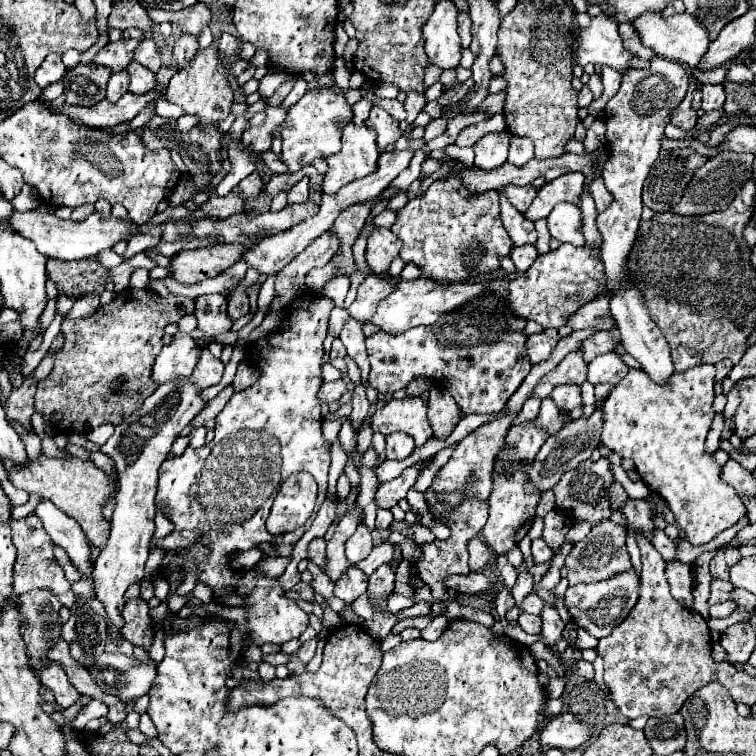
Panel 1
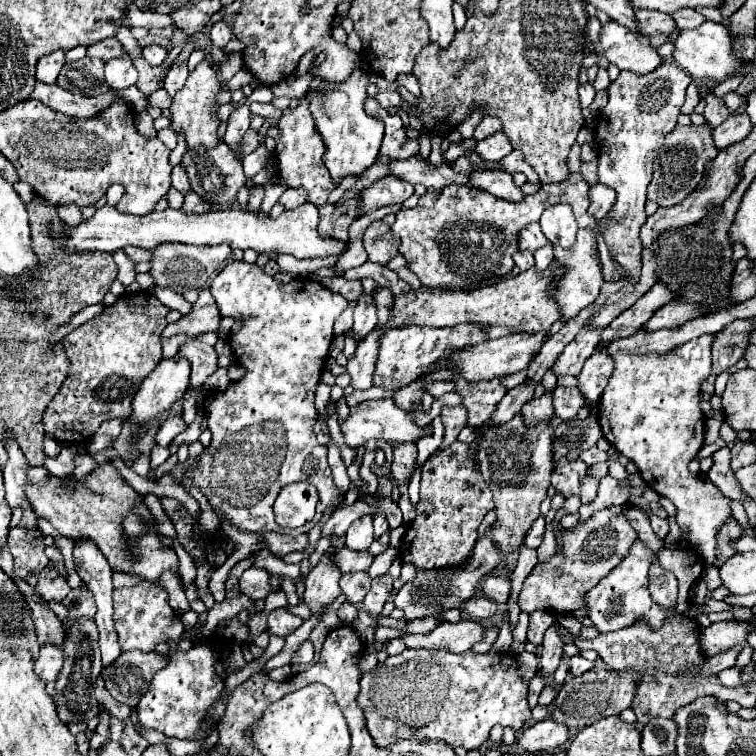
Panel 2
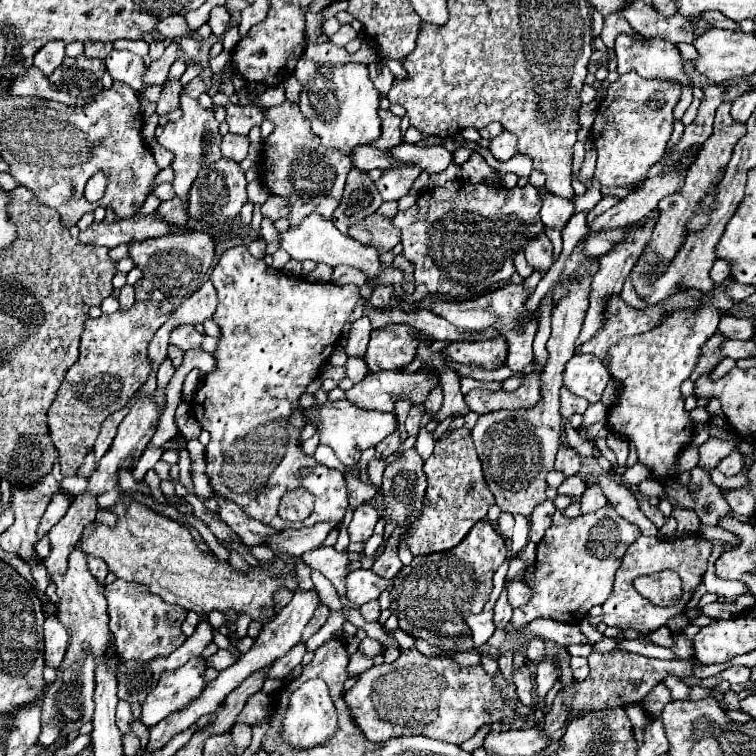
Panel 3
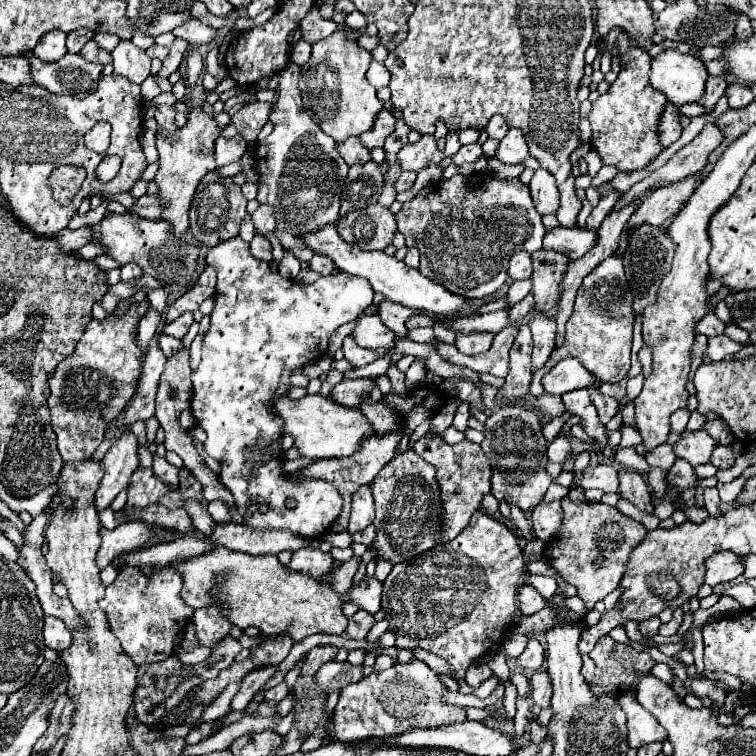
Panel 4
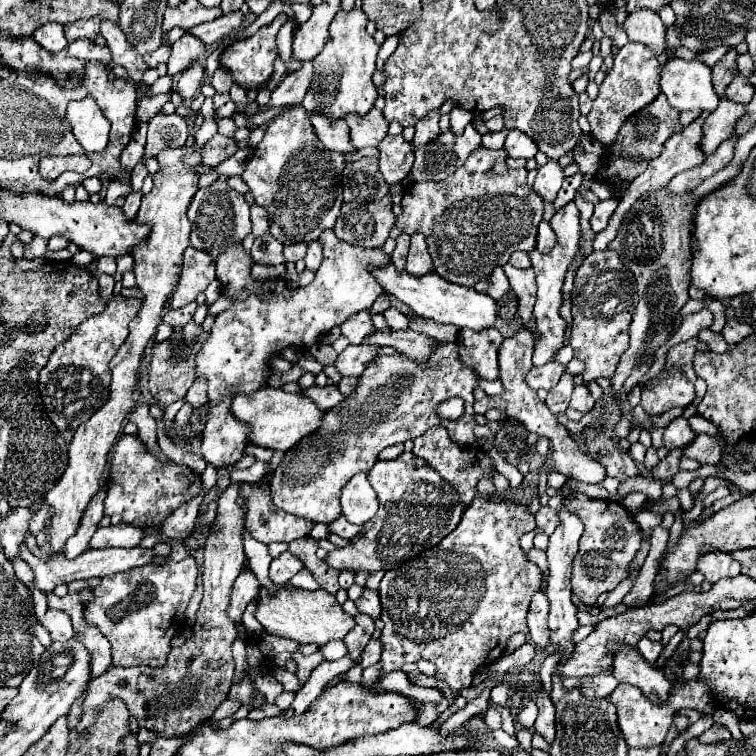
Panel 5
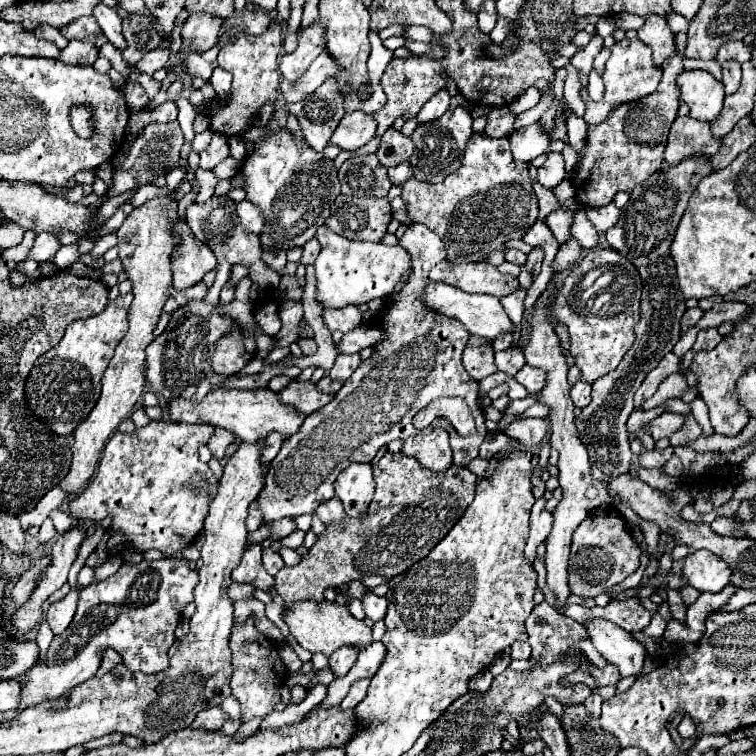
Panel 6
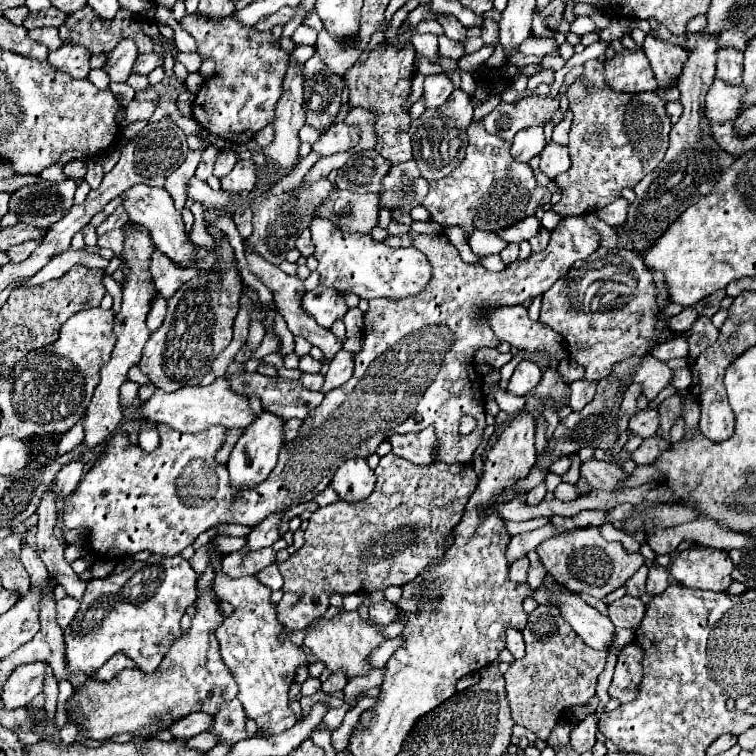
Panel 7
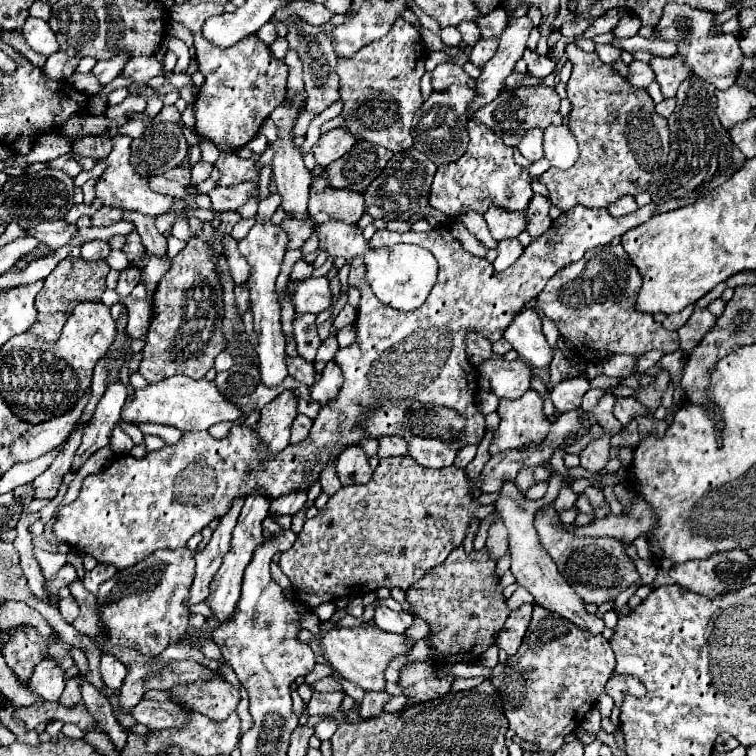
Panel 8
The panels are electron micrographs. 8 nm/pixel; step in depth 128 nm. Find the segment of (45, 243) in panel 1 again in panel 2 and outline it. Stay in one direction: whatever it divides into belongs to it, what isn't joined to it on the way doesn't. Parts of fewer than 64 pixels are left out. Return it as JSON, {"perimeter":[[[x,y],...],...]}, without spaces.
{"perimeter":[[[310,202],[294,210],[284,210],[278,218],[270,218],[258,212],[248,210],[216,210],[206,214],[186,214],[182,210],[166,208],[162,212],[150,212],[146,216],[130,216],[122,214],[112,206],[102,206],[96,210],[92,218],[82,218],[82,222],[74,228],[64,228],[66,242],[64,246],[70,252],[82,250],[100,250],[100,252],[114,252],[128,244],[152,250],[164,242],[182,242],[182,244],[206,244],[216,246],[228,242],[232,248],[240,250],[256,250],[256,252],[284,252],[296,258],[324,258],[324,256],[338,256],[344,250],[344,242],[334,238],[322,238],[318,234],[318,208]]]}

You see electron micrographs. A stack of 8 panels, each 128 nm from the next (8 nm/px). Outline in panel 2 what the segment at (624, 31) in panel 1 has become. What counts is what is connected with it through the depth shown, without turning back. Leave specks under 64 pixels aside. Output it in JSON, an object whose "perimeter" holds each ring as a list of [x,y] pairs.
{"perimeter":[[[638,10],[636,12],[636,26],[638,26],[636,32],[642,34],[644,38],[648,38],[650,44],[656,46],[656,50],[662,44],[670,42],[670,34],[676,28],[670,14],[656,12],[656,10]]]}

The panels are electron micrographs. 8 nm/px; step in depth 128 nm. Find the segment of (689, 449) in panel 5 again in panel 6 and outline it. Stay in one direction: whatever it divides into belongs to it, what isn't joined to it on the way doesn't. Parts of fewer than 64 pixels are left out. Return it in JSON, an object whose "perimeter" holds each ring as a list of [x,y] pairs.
{"perimeter":[[[686,416],[684,426],[674,434],[674,438],[670,438],[670,446],[690,446],[692,442],[696,442],[696,438],[702,436],[702,428],[698,426],[698,422],[694,420],[694,416]]]}

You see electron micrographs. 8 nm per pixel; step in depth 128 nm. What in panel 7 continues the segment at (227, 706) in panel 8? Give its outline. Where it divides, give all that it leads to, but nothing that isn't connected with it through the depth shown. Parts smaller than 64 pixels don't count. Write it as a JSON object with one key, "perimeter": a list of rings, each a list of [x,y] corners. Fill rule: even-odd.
{"perimeter":[[[206,566],[198,578],[198,596],[196,596],[196,614],[188,632],[184,632],[174,646],[166,652],[160,668],[152,674],[140,670],[122,670],[110,682],[98,678],[88,678],[66,702],[68,722],[78,726],[78,734],[94,740],[106,740],[116,734],[138,734],[150,738],[162,730],[170,728],[170,722],[184,718],[192,712],[216,714],[224,702],[230,702],[238,694],[238,684],[232,678],[230,670],[220,658],[218,640],[214,636],[216,628],[224,622],[220,602],[214,594],[214,568]],[[70,710],[78,710],[78,716],[70,716]]]}

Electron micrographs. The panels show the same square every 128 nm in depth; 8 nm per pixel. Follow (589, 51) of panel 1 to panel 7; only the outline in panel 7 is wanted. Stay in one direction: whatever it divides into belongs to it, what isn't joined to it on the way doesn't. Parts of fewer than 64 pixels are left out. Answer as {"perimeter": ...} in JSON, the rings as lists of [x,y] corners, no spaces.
{"perimeter":[[[718,78],[710,84],[704,100],[704,114],[712,122],[728,122],[736,120],[740,106],[742,106],[742,96],[746,94],[744,86],[730,86]]]}

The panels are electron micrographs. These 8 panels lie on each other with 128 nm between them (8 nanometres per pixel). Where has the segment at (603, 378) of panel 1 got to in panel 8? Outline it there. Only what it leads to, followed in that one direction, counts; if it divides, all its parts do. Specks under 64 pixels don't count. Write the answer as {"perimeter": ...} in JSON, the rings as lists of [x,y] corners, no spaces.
{"perimeter":[[[486,360],[480,364],[480,374],[490,380],[492,392],[498,398],[520,398],[532,380],[532,368],[524,360]]]}

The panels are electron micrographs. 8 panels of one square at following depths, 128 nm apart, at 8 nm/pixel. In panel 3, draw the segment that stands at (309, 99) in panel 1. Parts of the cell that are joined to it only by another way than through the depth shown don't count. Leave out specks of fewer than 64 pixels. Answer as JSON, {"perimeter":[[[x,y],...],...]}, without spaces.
{"perimeter":[[[286,100],[280,106],[268,108],[266,118],[276,124],[276,128],[264,140],[260,166],[270,192],[290,200],[290,224],[298,224],[312,212],[330,220],[338,200],[342,198],[344,182],[352,168],[350,158],[340,150],[328,150],[318,142],[318,136],[310,130],[310,120],[300,112],[298,104]]]}

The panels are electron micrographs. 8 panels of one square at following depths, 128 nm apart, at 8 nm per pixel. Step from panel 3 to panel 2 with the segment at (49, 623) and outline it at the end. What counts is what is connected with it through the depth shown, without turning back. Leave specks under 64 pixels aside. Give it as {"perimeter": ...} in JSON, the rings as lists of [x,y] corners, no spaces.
{"perimeter":[[[42,646],[40,648],[40,656],[34,664],[34,672],[38,674],[38,678],[42,678],[44,682],[56,682],[60,670],[62,670],[62,648],[58,646]]]}

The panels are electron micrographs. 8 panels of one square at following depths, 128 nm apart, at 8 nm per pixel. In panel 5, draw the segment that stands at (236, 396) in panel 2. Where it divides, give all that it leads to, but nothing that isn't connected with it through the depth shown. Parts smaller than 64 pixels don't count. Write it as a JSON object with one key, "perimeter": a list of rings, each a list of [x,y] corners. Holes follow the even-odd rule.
{"perimeter":[[[324,230],[320,234],[320,244],[324,248],[324,260],[318,268],[314,280],[306,288],[288,288],[284,286],[284,280],[256,280],[252,278],[252,256],[238,246],[230,246],[230,250],[224,250],[216,258],[216,278],[222,286],[222,296],[230,298],[232,304],[220,312],[214,320],[214,326],[210,330],[208,340],[202,344],[202,350],[196,356],[196,378],[206,380],[206,394],[208,394],[208,416],[206,426],[202,430],[202,456],[208,464],[236,464],[250,444],[250,428],[242,422],[236,422],[232,418],[230,406],[232,398],[236,394],[252,394],[268,384],[268,378],[272,374],[270,360],[278,354],[282,354],[286,348],[308,348],[318,344],[318,338],[326,332],[330,332],[334,326],[340,326],[350,316],[358,314],[360,310],[370,310],[374,300],[382,294],[382,286],[376,282],[376,278],[370,274],[368,268],[372,266],[384,266],[390,262],[390,256],[384,254],[380,248],[360,248],[350,246],[336,238],[332,230]],[[244,482],[242,498],[246,498],[246,528],[262,544],[292,542],[308,536],[316,522],[276,510],[270,498],[270,486],[262,482]]]}

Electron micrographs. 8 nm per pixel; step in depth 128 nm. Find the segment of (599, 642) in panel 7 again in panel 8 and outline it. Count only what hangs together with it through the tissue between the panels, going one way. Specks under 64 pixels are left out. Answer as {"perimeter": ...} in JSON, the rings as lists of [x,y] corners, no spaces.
{"perimeter":[[[552,474],[548,483],[549,491],[541,500],[524,498],[514,482],[506,482],[502,486],[502,490],[500,490],[500,498],[496,500],[496,510],[500,512],[502,522],[508,528],[508,534],[510,534],[510,554],[512,554],[512,568],[510,570],[516,576],[516,584],[524,586],[526,590],[530,590],[530,594],[536,598],[536,604],[540,604],[546,610],[558,612],[560,616],[570,620],[574,626],[578,626],[582,630],[588,630],[590,634],[600,634],[604,630],[604,620],[598,618],[596,614],[588,614],[586,612],[586,604],[582,604],[582,598],[578,598],[578,594],[574,594],[574,590],[562,578],[562,574],[558,572],[556,564],[554,564],[554,560],[546,554],[546,550],[542,550],[542,546],[538,542],[538,534],[534,530],[534,514],[536,514],[536,510],[554,502],[563,483],[568,485],[576,494],[580,494],[588,486],[599,488],[600,482],[586,478],[567,482],[561,476]]]}

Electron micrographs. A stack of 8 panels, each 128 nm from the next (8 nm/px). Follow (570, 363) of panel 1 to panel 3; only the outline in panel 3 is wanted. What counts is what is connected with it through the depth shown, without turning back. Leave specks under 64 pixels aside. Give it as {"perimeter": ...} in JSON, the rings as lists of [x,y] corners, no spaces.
{"perimeter":[[[654,220],[646,222],[646,226],[642,228],[636,228],[630,232],[630,236],[620,242],[610,254],[602,256],[600,258],[600,270],[598,274],[594,276],[592,280],[592,290],[590,290],[590,308],[586,312],[586,318],[584,318],[584,324],[582,324],[582,330],[580,330],[580,336],[578,336],[578,346],[582,346],[584,342],[588,342],[600,328],[602,328],[602,322],[604,322],[604,312],[606,312],[606,306],[610,306],[610,298],[618,298],[622,294],[622,284],[626,280],[626,276],[630,274],[632,266],[636,264],[636,258],[638,254],[642,254],[644,246],[648,244],[650,236],[652,236],[652,228],[654,228]]]}

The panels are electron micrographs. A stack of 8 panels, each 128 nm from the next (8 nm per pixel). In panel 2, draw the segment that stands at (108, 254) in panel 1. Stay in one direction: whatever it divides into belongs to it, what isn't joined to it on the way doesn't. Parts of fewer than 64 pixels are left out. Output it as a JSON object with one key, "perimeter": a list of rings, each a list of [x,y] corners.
{"perimeter":[[[116,250],[114,254],[112,254],[112,258],[114,258],[114,262],[116,262],[116,266],[118,266],[118,280],[124,284],[124,286],[130,286],[132,282],[134,282],[134,278],[136,278],[136,264],[126,256],[126,252],[124,250]]]}

